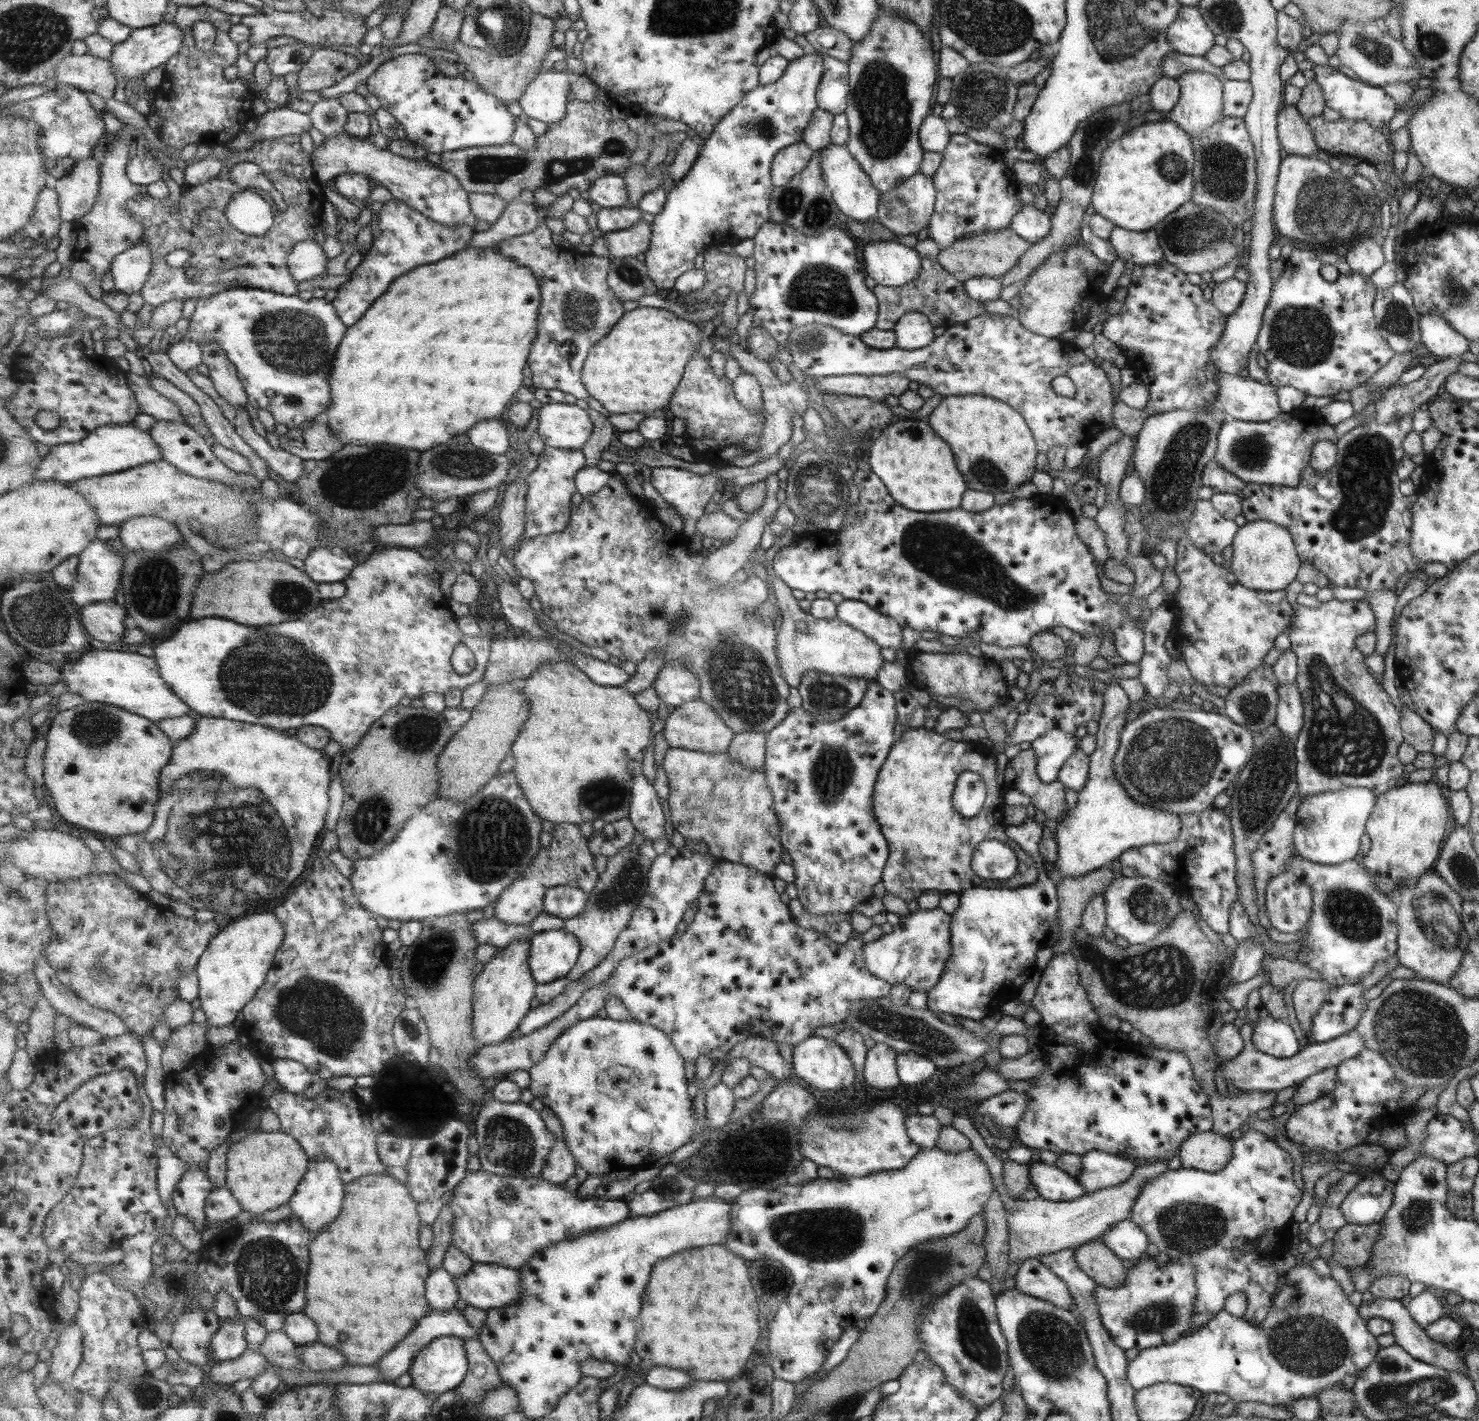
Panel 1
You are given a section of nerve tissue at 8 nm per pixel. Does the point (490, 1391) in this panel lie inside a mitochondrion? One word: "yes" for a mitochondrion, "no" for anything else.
yes

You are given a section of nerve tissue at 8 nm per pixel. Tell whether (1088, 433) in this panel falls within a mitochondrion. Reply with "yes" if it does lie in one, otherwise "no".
no

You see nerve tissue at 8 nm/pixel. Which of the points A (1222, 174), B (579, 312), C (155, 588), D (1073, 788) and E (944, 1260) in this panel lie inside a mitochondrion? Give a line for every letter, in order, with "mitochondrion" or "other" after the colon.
A: mitochondrion
B: mitochondrion
C: mitochondrion
D: other
E: mitochondrion

